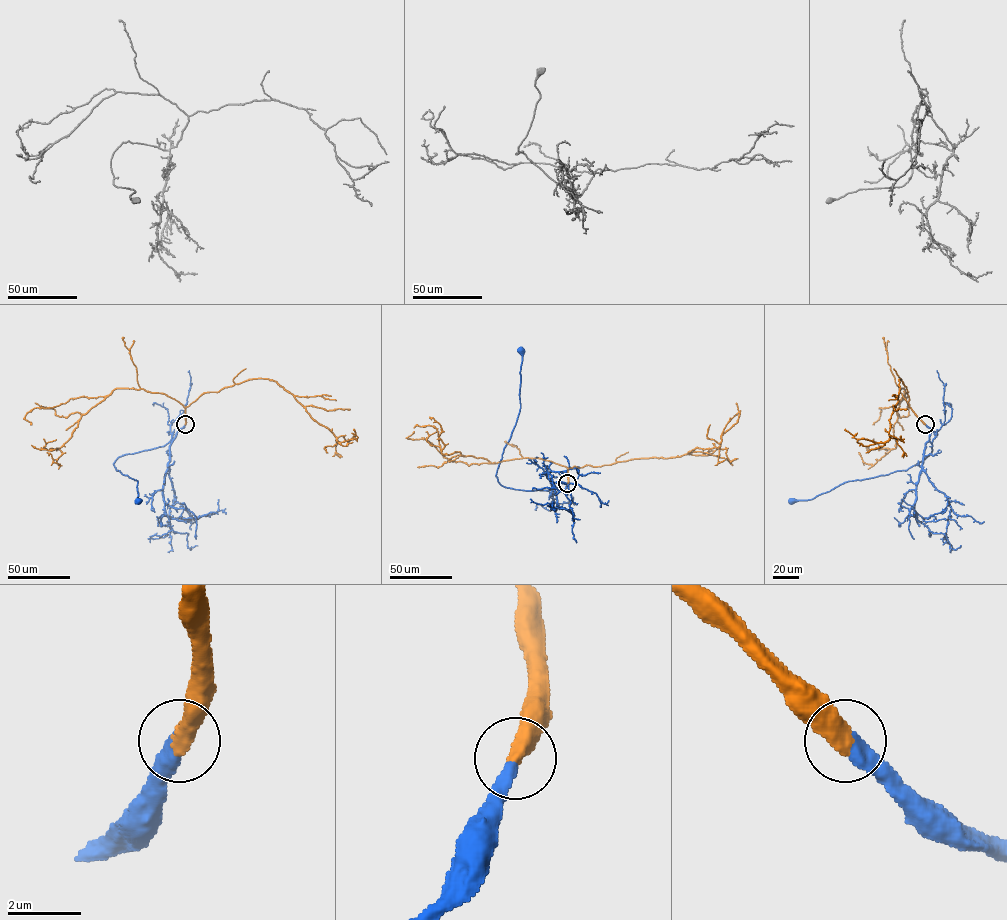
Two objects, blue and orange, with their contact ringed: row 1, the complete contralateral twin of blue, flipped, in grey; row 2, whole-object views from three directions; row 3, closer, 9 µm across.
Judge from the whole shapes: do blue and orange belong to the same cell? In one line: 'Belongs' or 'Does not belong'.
Belongs

